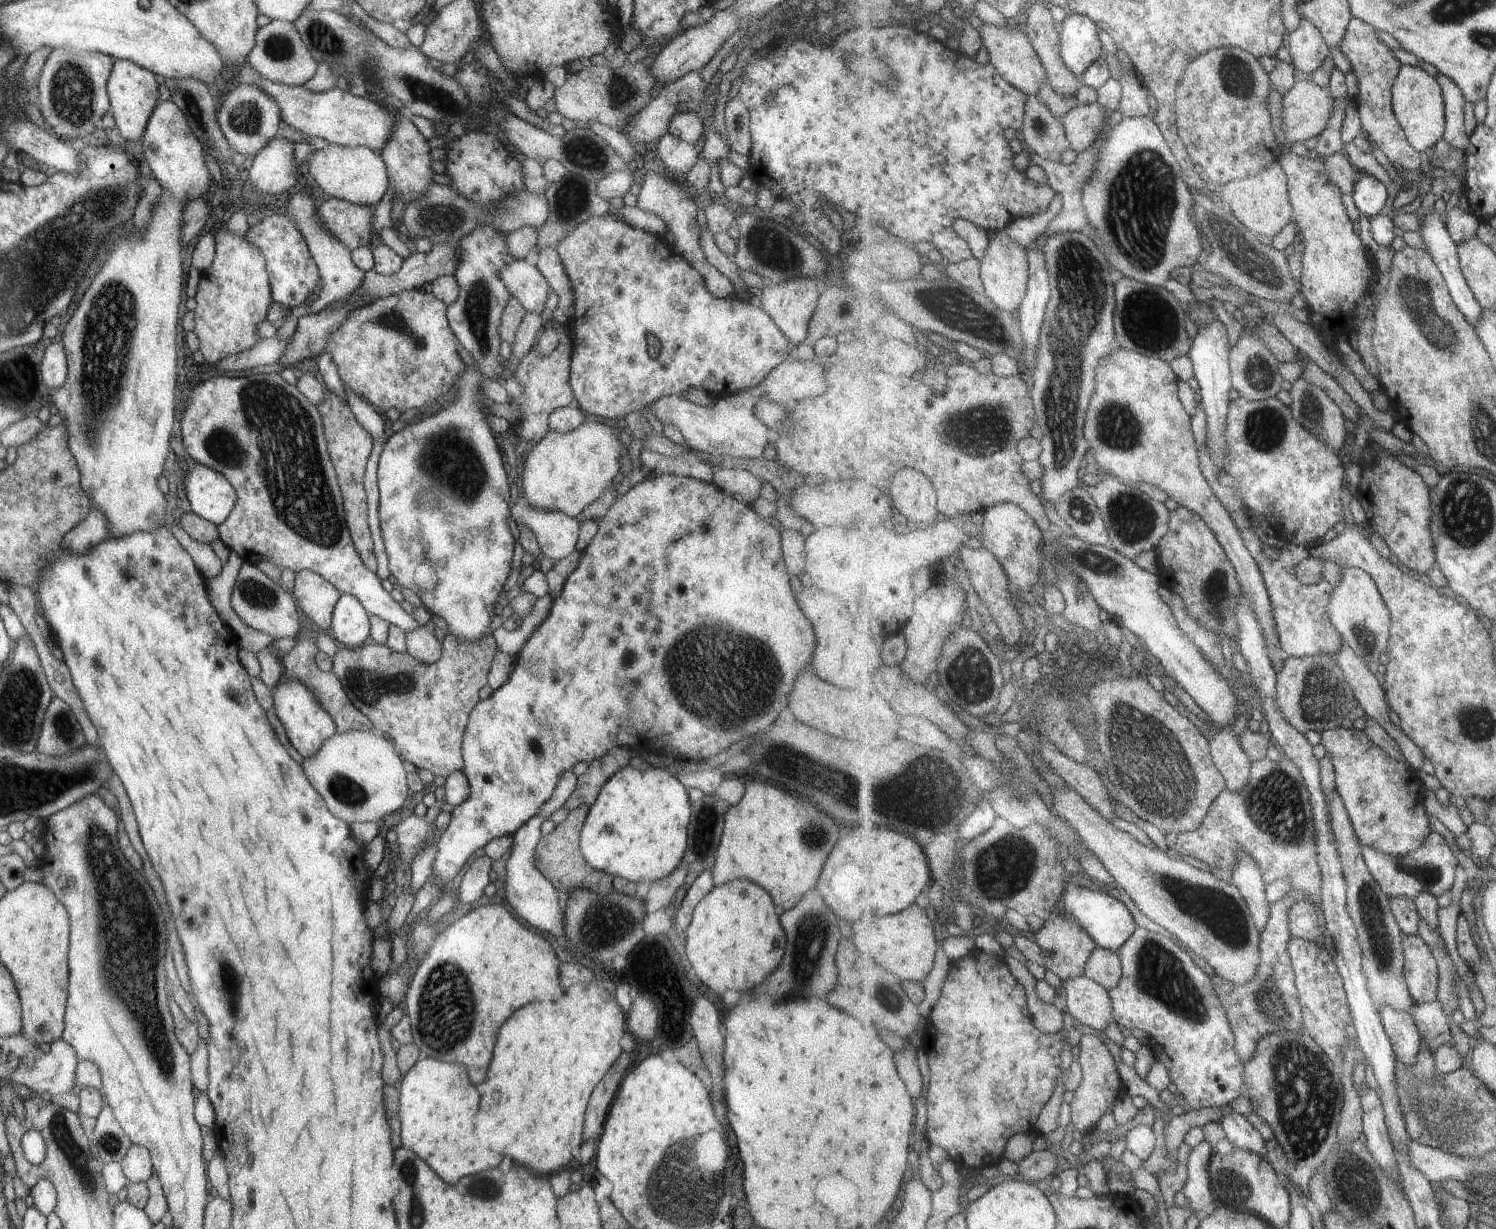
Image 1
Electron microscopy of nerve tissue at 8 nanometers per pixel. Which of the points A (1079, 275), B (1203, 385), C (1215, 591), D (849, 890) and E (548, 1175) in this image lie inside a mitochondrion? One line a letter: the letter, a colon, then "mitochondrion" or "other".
A: mitochondrion
B: other
C: mitochondrion
D: other
E: other

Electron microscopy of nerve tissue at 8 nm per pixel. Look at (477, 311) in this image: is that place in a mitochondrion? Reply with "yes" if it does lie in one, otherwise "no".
yes

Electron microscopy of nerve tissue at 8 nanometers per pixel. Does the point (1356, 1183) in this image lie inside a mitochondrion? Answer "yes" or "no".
yes

